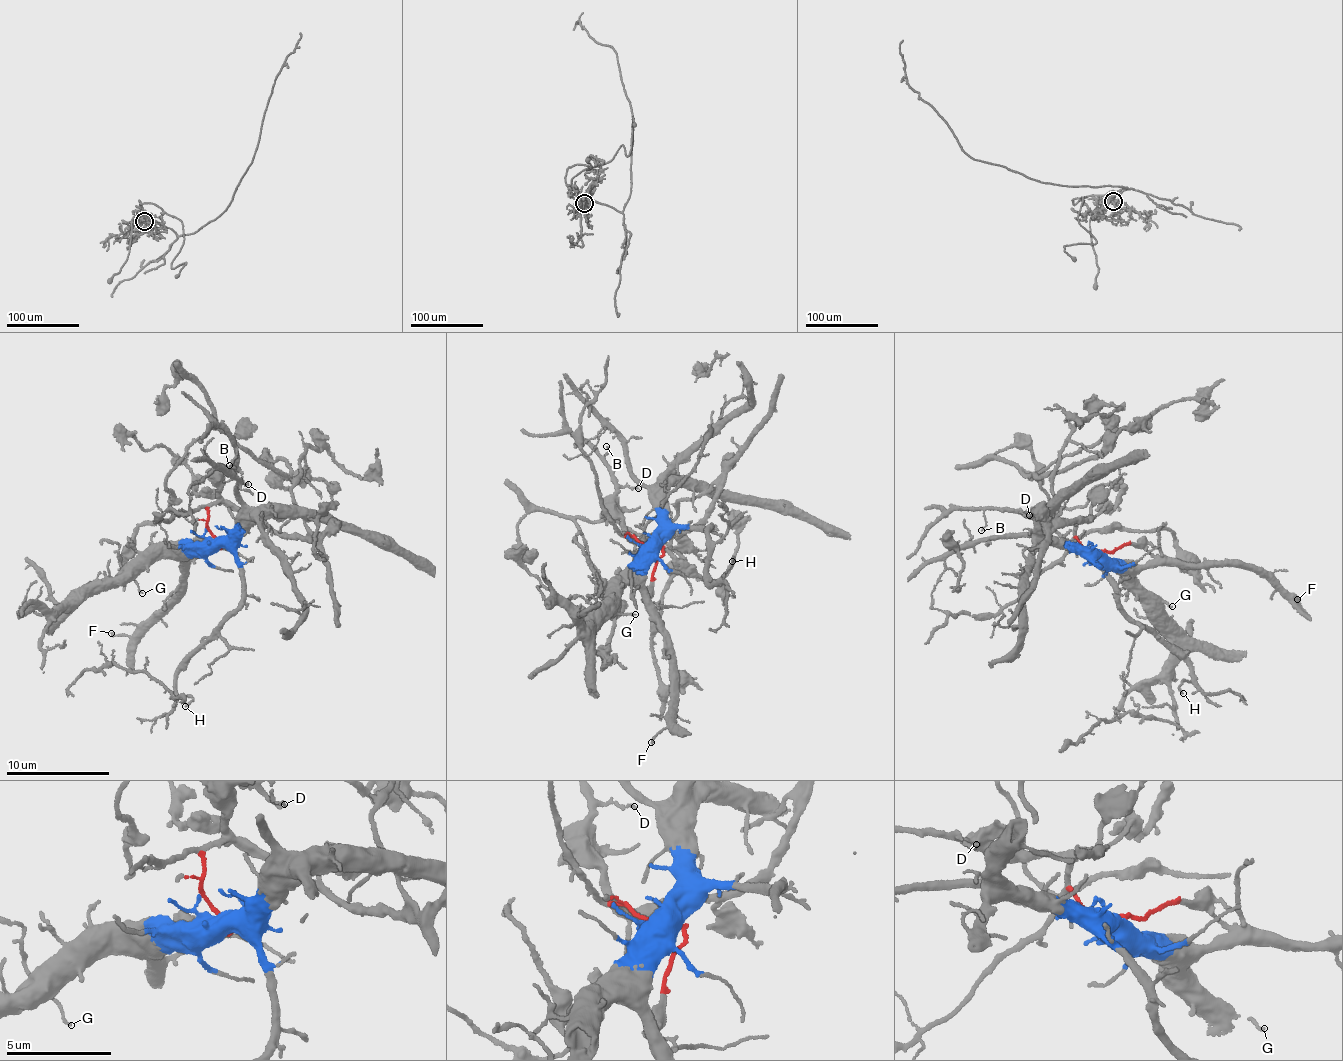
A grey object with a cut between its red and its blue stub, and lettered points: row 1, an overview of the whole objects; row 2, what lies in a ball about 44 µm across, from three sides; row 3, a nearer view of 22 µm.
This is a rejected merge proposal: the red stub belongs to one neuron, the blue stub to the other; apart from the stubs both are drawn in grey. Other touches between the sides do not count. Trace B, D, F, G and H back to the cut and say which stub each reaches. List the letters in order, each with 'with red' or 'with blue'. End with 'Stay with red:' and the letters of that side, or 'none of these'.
B: with red
D: with red
F: with blue
G: with blue
H: with blue
Stay with red: B, D

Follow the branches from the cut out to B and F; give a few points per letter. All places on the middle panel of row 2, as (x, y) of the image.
B: (657, 544), (626, 537), (617, 512), (616, 479), (604, 458), (607, 447)
F: (655, 544), (644, 567), (644, 594), (669, 658), (673, 714), (668, 725), (651, 743)

